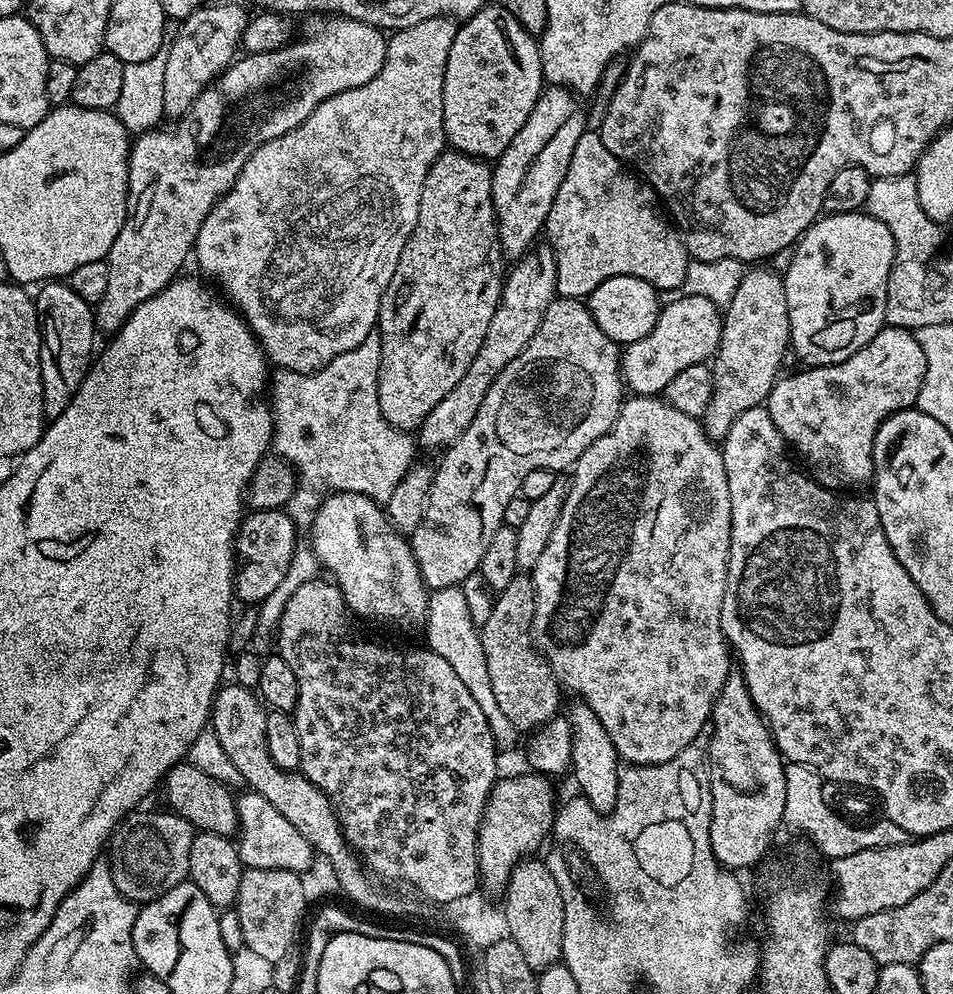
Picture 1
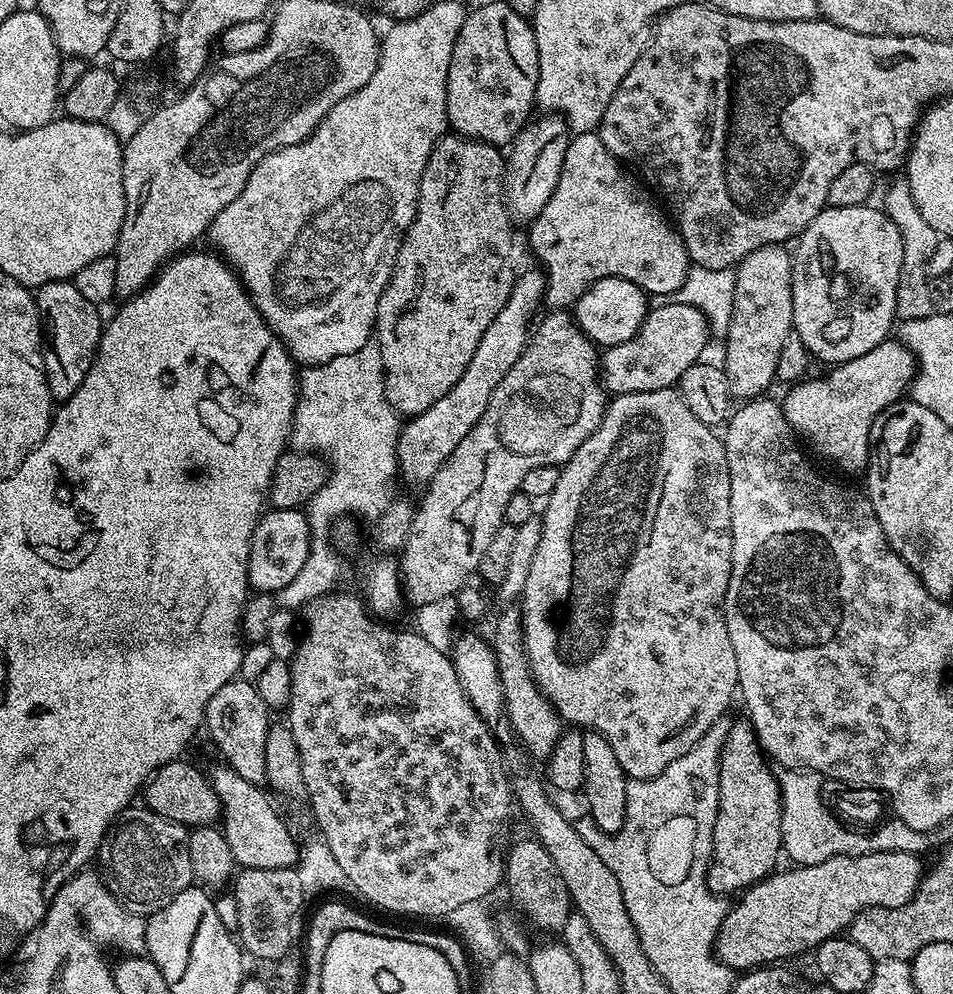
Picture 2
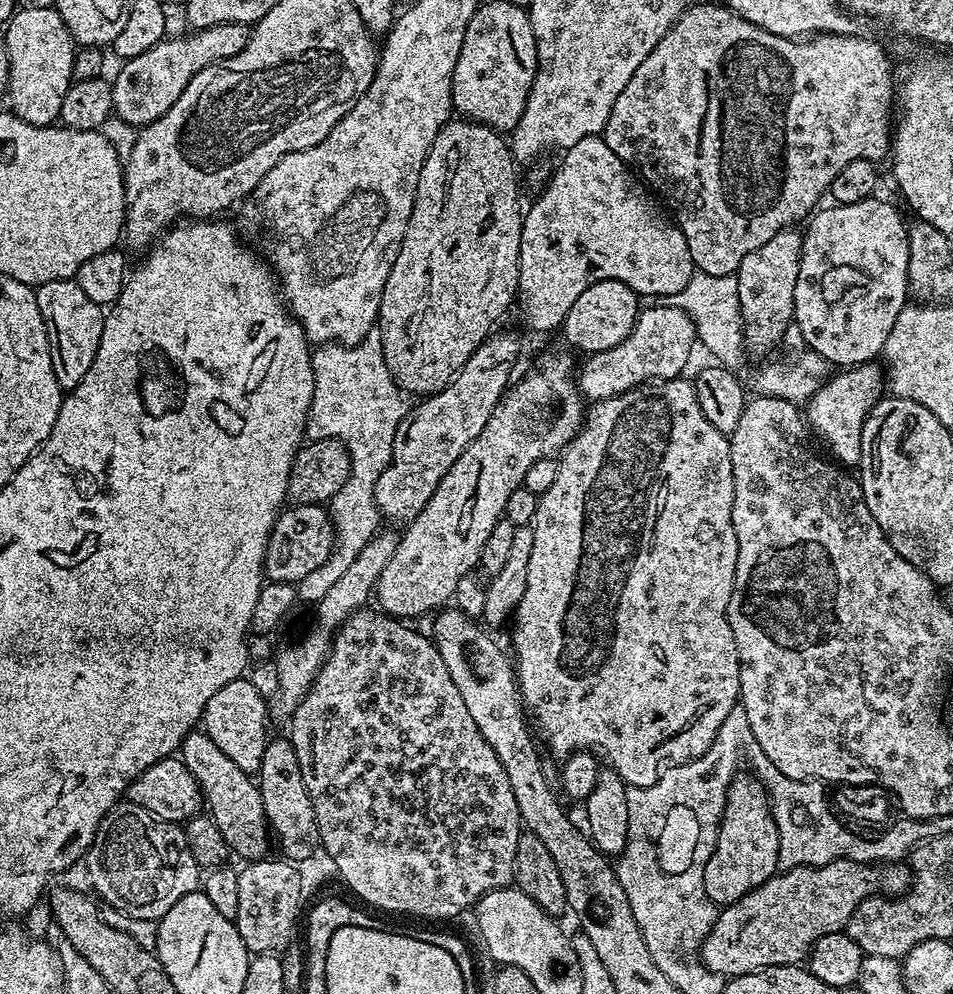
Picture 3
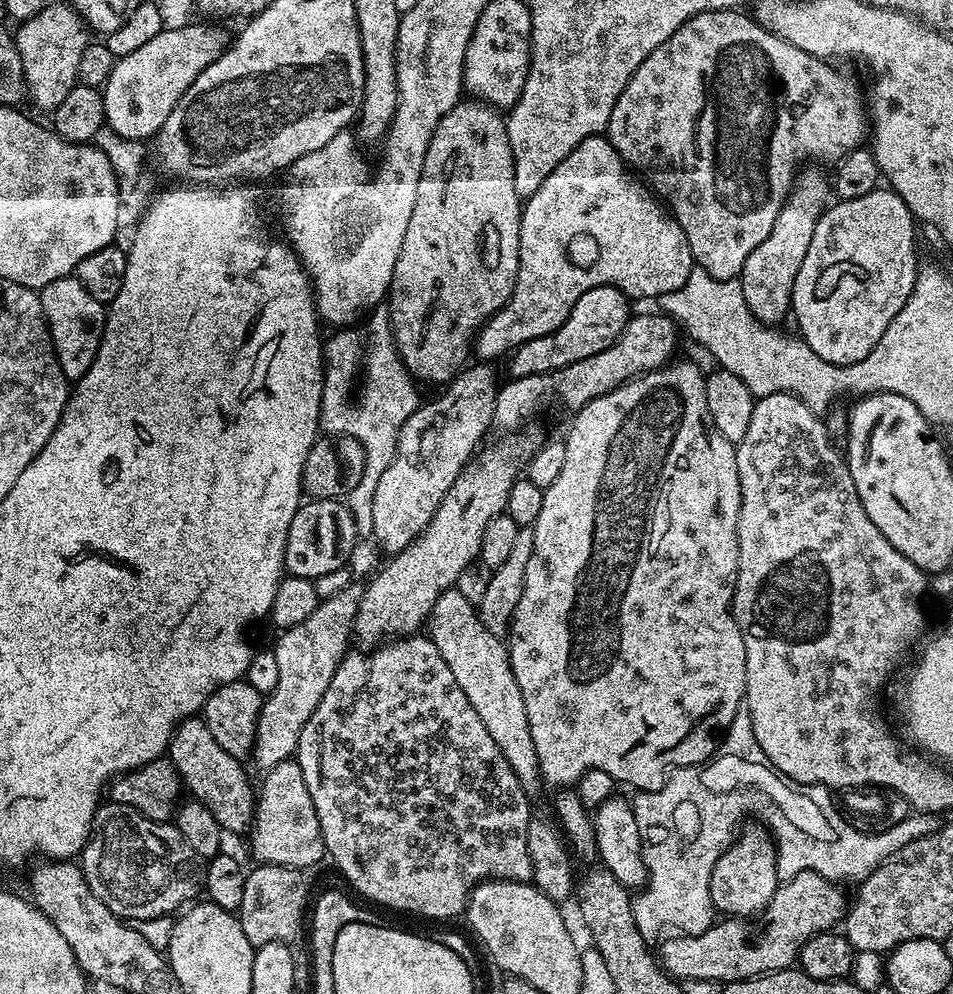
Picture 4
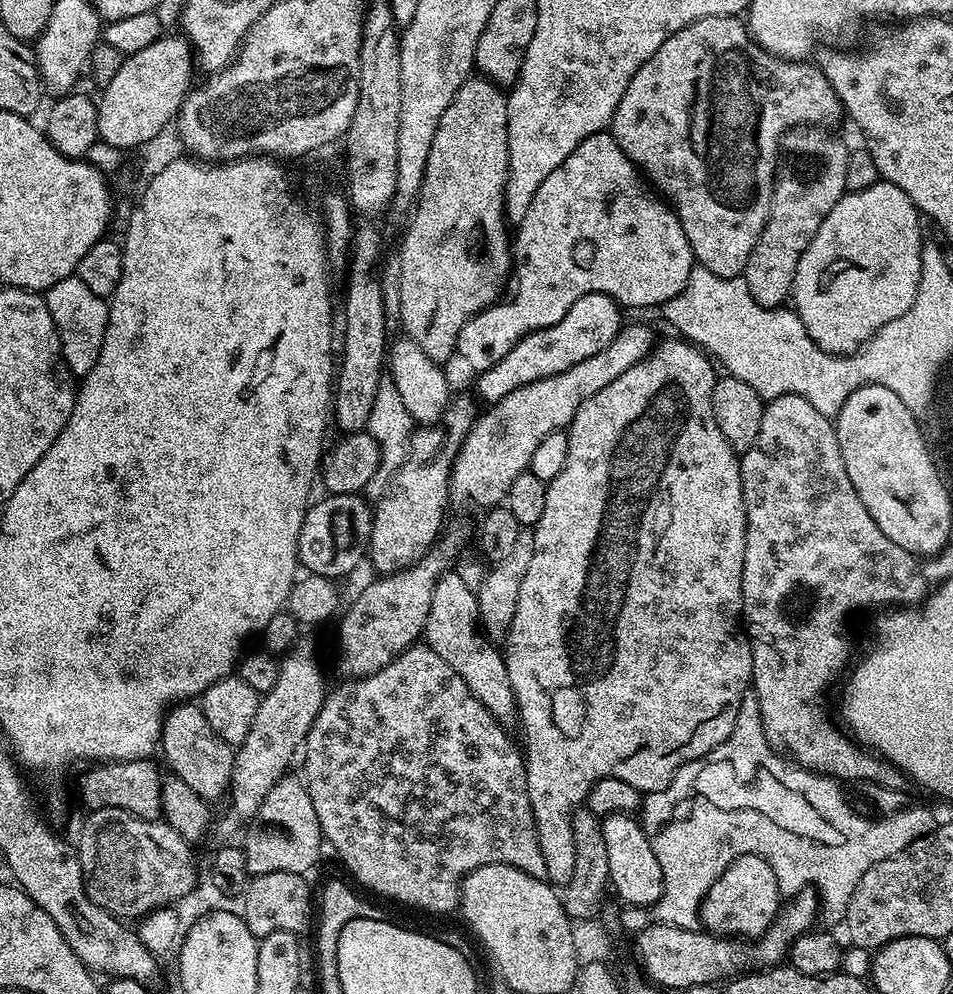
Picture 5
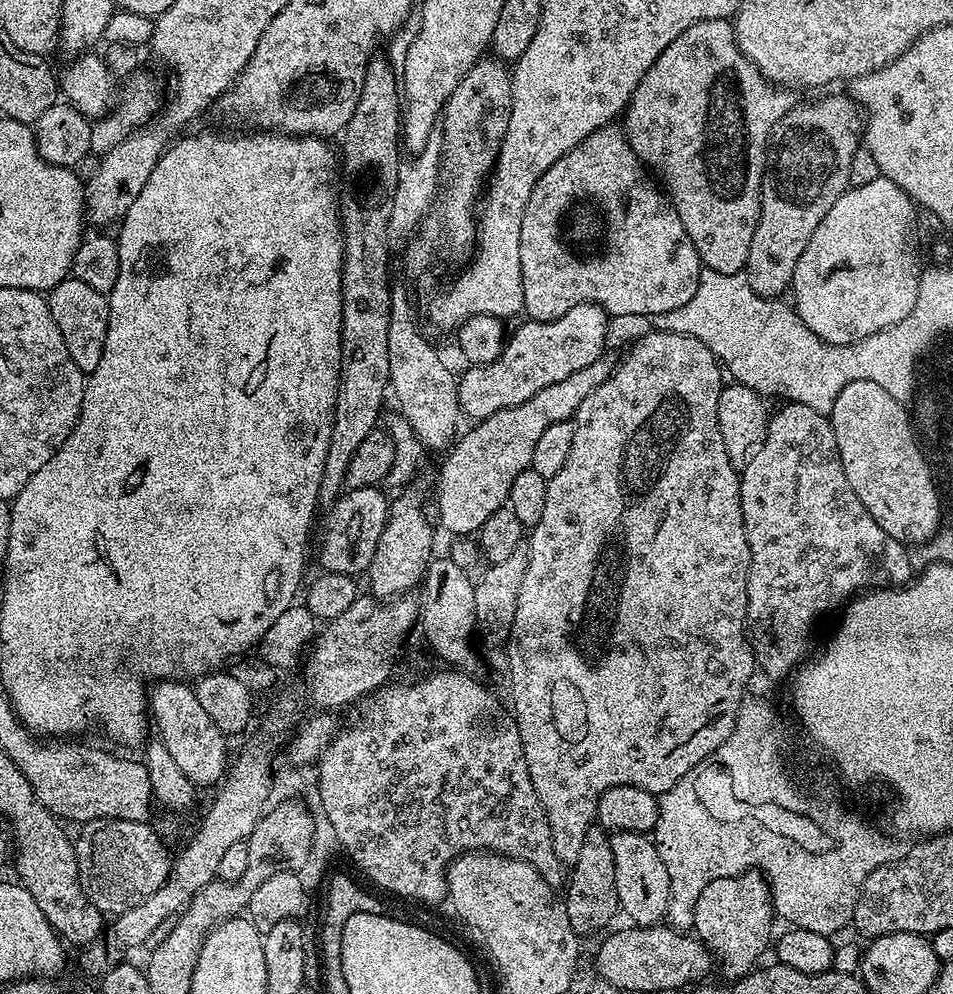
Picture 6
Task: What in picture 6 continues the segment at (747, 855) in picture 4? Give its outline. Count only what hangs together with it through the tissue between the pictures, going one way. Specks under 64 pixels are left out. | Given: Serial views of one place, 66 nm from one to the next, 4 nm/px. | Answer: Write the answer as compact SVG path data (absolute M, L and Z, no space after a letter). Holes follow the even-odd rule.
M749 870L737 876L720 877L710 882L694 906L692 928L701 944L712 953L715 963L724 967L731 978L748 975L757 967L760 955L769 951L772 932L772 894L768 882L759 871Z

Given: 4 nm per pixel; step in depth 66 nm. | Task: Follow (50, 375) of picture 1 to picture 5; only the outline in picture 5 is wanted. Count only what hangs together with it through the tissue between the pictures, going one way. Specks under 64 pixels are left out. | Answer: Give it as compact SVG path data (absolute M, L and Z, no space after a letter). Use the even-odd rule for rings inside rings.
M74 274L62 282L54 282L54 286L50 286L43 293L43 298L50 310L50 318L54 318L66 366L73 377L84 377L90 370L94 370L94 362L98 362L98 354L102 354L102 342L106 338L108 325L109 301L94 294L94 290L88 289L86 282L82 282Z

